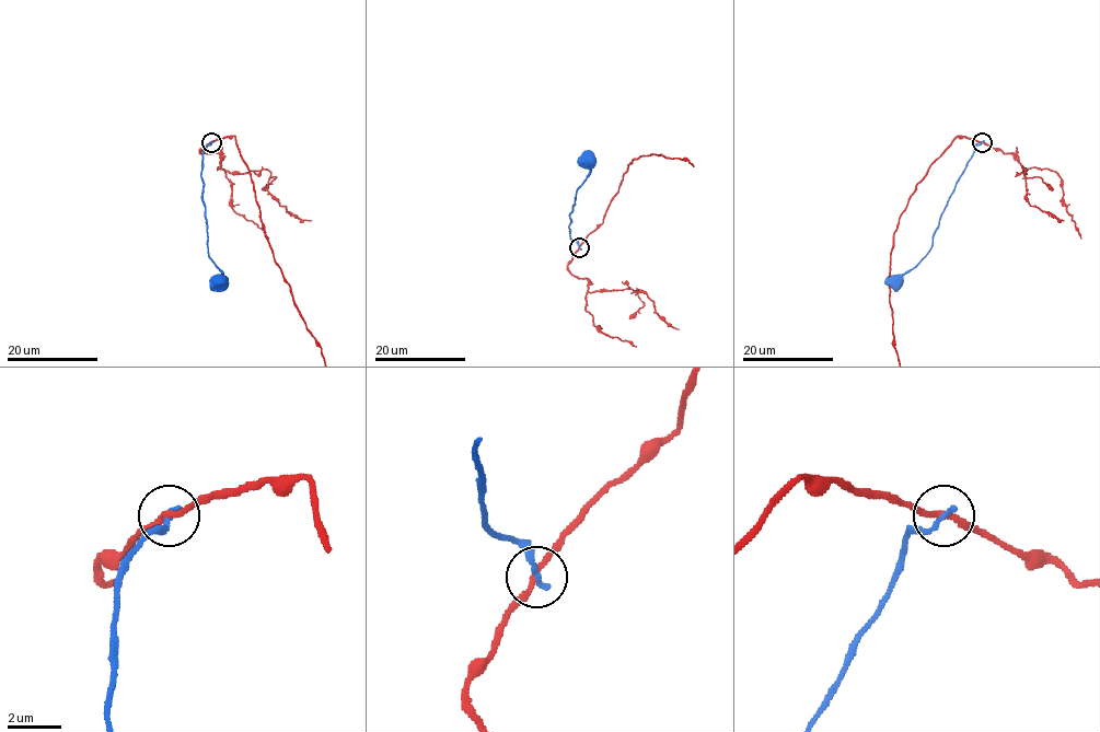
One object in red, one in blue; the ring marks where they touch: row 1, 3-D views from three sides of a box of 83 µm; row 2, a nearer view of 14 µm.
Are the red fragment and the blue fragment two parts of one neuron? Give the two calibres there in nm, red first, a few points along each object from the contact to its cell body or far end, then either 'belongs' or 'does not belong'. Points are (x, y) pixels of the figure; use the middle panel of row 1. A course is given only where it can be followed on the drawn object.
220/240 nm | blue via (579, 247), (570, 237), (569, 225), (577, 188), (590, 174), (590, 157), (588, 162) | does not belong

